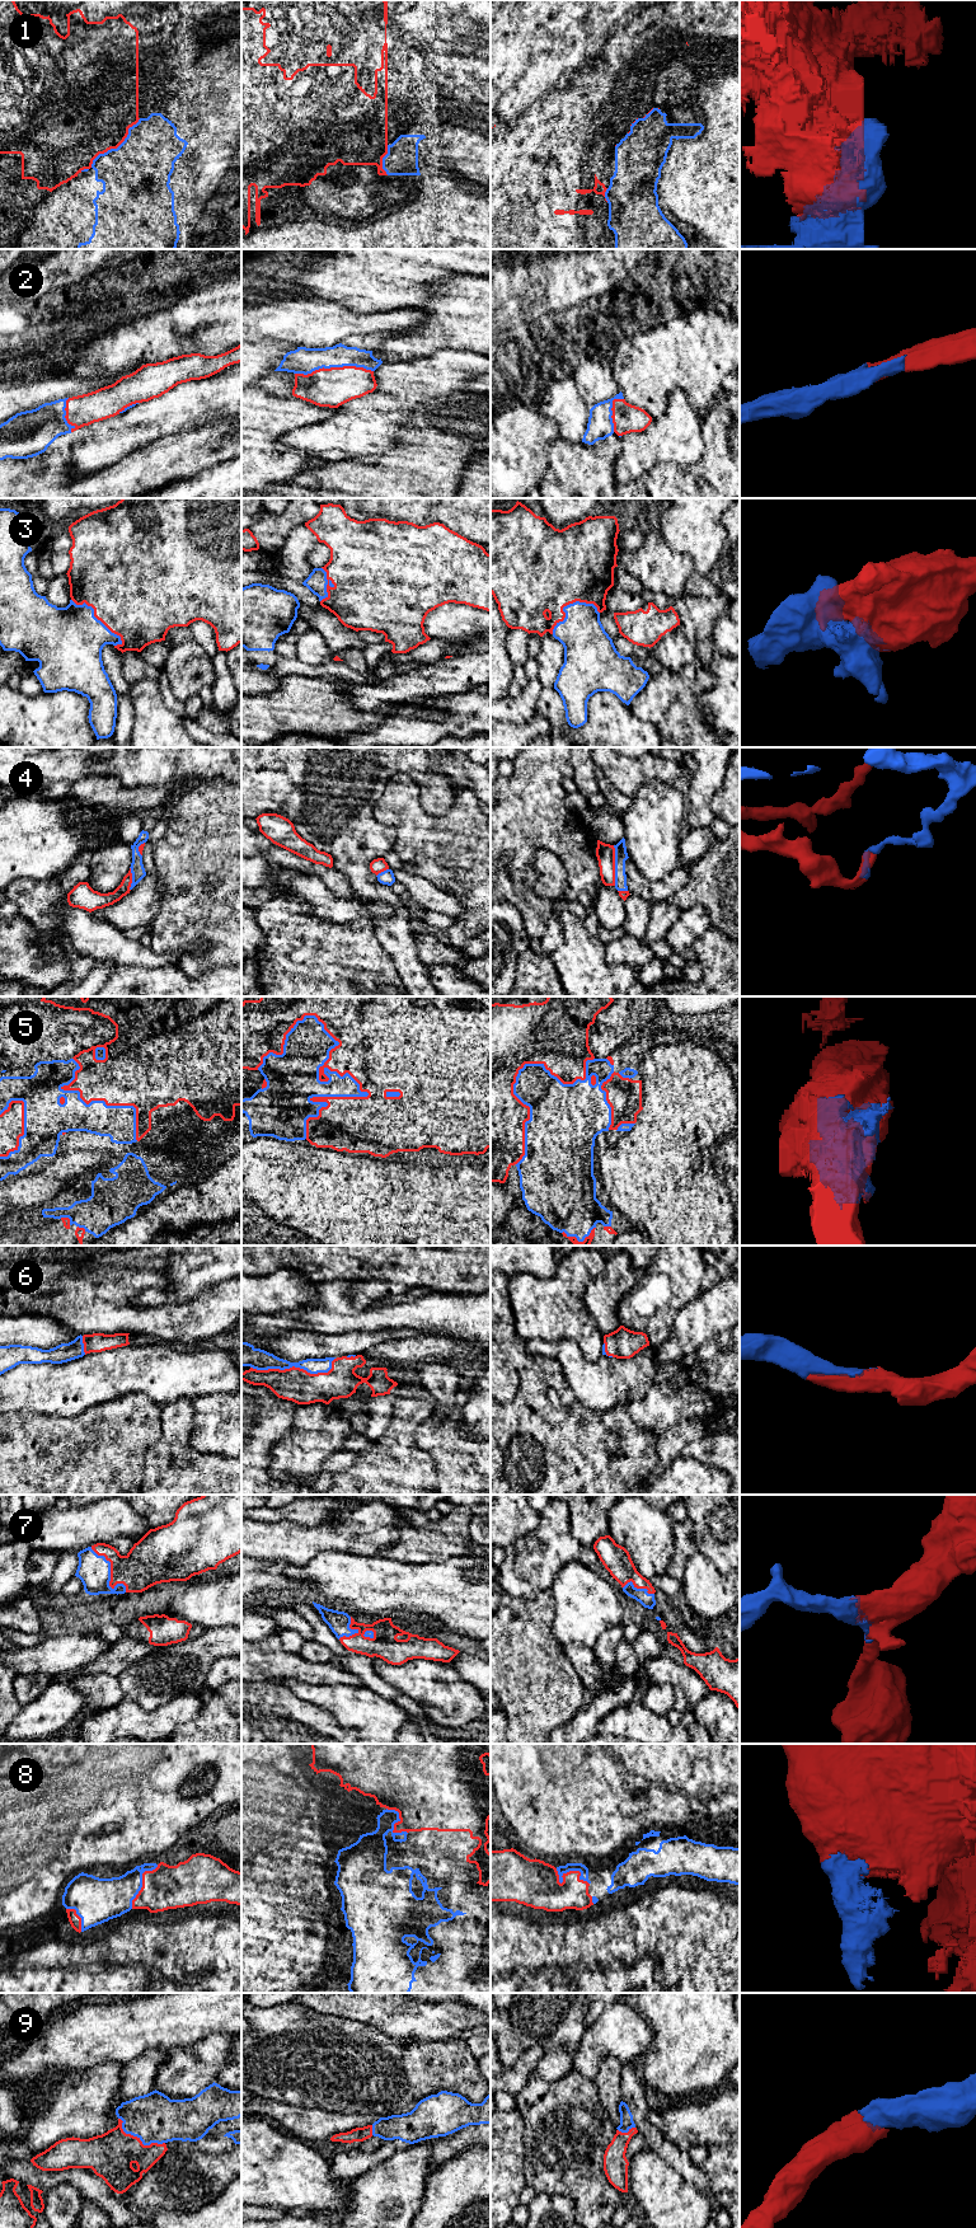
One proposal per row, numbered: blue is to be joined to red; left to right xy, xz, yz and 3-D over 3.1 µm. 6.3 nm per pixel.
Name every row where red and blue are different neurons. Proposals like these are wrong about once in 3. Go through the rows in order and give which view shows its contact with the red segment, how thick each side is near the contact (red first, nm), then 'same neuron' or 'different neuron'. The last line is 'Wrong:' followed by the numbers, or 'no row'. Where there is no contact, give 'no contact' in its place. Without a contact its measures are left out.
1: contact in xy; calibres 480 and 420 nm; different neuron
2: contact in xz; calibres 240 and 160 nm; same neuron
3: contact in xy; calibres 480 and 440 nm; same neuron
4: contact in yz; calibres 120 and 80 nm; different neuron
5: contact in xz; calibres 380 and 140 nm; same neuron
6: contact in xz; calibres 220 and 130 nm; same neuron
7: contact in xy; calibres 280 and 200 nm; same neuron
8: contact in yz; calibres 280 and 60 nm; same neuron
9: contact in xy; calibres 280 and 320 nm; same neuron
Wrong: 1, 4

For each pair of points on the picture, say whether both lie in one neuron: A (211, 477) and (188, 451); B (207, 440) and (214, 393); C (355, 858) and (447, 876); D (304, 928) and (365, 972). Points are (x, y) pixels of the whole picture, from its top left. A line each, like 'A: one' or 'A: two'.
A: two
B: two
C: two
D: one

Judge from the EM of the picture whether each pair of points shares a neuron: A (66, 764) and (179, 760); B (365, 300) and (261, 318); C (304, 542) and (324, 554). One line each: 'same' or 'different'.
A: same
B: different
C: different

